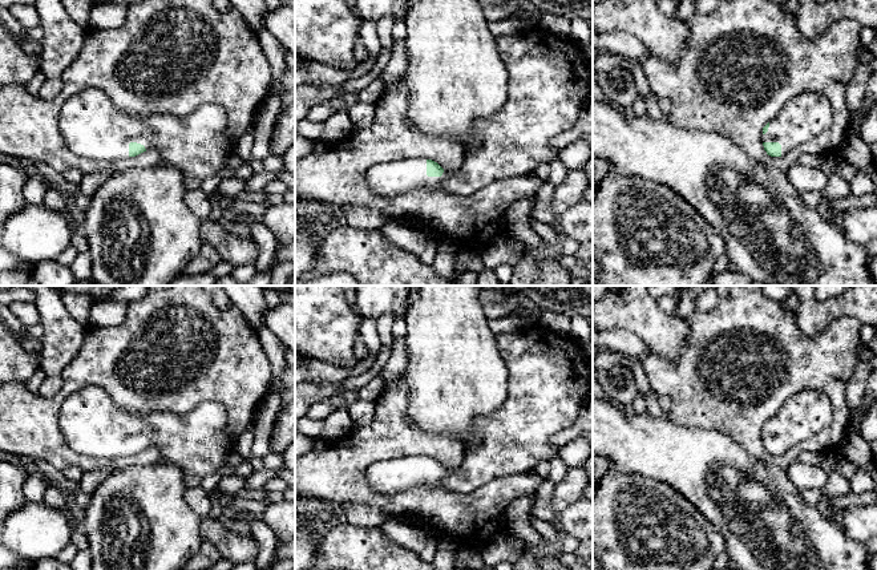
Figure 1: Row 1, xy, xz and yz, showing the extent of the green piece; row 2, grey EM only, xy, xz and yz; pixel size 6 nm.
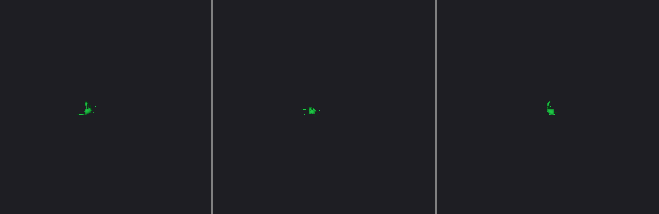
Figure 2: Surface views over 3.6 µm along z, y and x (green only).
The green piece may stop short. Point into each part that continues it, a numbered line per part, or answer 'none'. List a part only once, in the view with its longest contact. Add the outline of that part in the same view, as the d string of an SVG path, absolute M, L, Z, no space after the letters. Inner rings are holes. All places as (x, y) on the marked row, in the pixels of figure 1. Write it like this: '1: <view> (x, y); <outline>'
1: xz (549, 80); M528 29L497 39L498 53L508 70L508 97L501 109L473 124L472 141L462 147L462 165L454 173L441 177L427 175L427 159L403 158L372 166L367 185L377 197L396 197L424 189L437 189L449 195L470 197L485 186L514 177L533 174L539 163L559 158L559 150L550 141L569 132L593 92L593 69L587 56L569 36Z

